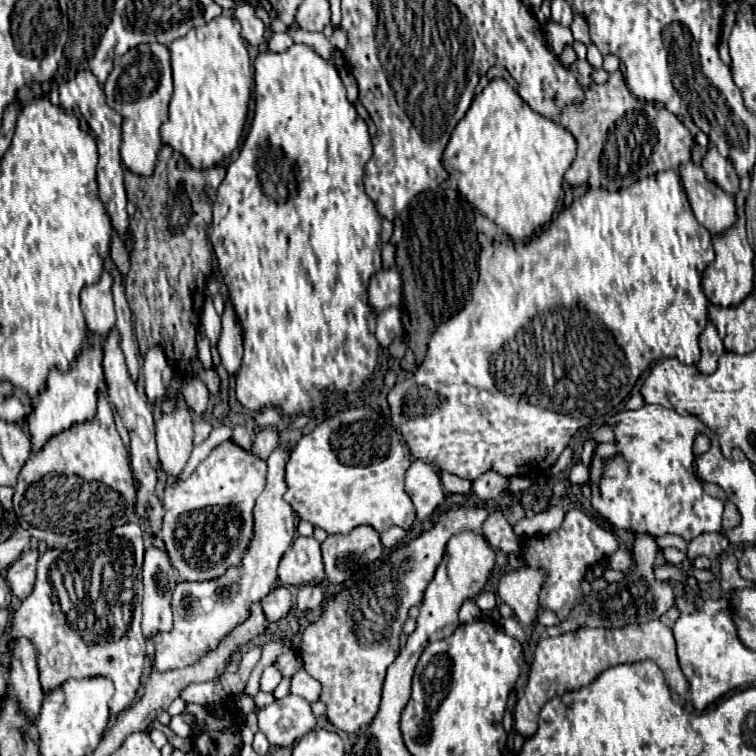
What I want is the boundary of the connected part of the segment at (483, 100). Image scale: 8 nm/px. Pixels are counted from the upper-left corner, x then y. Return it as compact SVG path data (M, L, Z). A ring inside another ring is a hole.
M492 78L490 84L472 100L464 120L456 124L450 142L444 150L444 168L456 178L458 192L488 220L504 230L514 240L528 238L552 218L562 192L562 176L576 158L576 140L560 124L530 110L518 92L504 80Z

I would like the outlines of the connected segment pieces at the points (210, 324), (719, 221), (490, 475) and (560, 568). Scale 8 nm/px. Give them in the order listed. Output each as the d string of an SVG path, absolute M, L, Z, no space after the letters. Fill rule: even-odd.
M212 298L205 300L203 310L201 313L201 325L210 340L212 346L216 346L218 342L218 336L220 336L220 316L216 314L214 310L214 304L212 304Z
M694 162L680 164L678 174L696 220L708 228L710 234L720 234L736 222L734 198L712 184L702 166Z
M484 472L484 476L476 478L472 482L472 496L478 496L478 500L486 502L486 500L494 500L496 496L500 496L500 492L506 486L506 478L496 474L496 472Z
M576 508L566 512L560 530L554 530L542 538L534 536L534 538L522 540L522 554L526 564L532 568L544 568L548 572L548 578L542 584L542 592L540 592L540 606L556 612L558 618L566 618L568 612L578 604L580 582L586 570L592 564L600 562L602 558L612 556L616 548L618 548L618 542L614 534L608 530L602 530L596 522L592 522L584 512Z

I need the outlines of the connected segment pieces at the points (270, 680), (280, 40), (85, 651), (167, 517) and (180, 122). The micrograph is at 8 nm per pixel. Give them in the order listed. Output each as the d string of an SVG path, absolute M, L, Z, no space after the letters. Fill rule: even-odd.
M268 666L268 668L264 668L264 672L260 676L260 690L274 692L274 688L280 684L280 680L282 680L282 674L274 666Z
M280 32L280 34L270 34L268 36L268 40L266 40L266 46L270 48L270 50L276 50L276 52L284 52L284 50L288 50L288 46L292 46L294 42L290 40L290 36L286 36L284 32Z
M134 522L88 540L68 542L64 548L50 548L40 556L36 586L14 610L8 636L12 640L28 638L34 644L44 690L60 686L68 678L108 676L116 688L110 704L112 716L136 700L146 662L140 628L142 558L142 528Z
M228 440L228 442L222 442L218 448L214 448L210 452L210 456L206 460L202 460L186 480L178 482L176 486L172 486L172 482L174 482L174 478L168 478L166 490L164 490L166 502L162 500L162 504L164 504L166 512L164 512L164 520L162 520L160 538L166 544L168 558L170 558L172 566L176 568L178 576L182 580L190 580L190 582L212 580L212 578L222 576L226 572L226 568L238 566L242 560L242 554L246 552L250 538L252 538L252 524L254 524L252 508L266 484L266 462L252 456L250 452L242 450L232 440Z
M216 16L210 20L210 24L194 28L180 40L170 42L168 50L170 50L170 62L172 62L174 94L170 100L168 122L160 130L162 142L172 146L176 152L180 152L188 160L188 166L200 168L200 170L212 168L238 148L246 114L248 114L250 92L254 84L254 70L248 58L246 44L240 36L240 24L234 18Z

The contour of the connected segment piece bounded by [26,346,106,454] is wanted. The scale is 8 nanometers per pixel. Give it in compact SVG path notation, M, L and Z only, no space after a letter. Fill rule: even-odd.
M88 348L78 356L78 362L72 370L60 372L56 368L50 370L46 388L40 392L38 400L32 402L32 412L28 414L28 434L32 444L32 454L40 452L40 448L58 432L70 428L72 424L92 420L96 414L96 392L104 390L104 372L102 372L102 350Z

